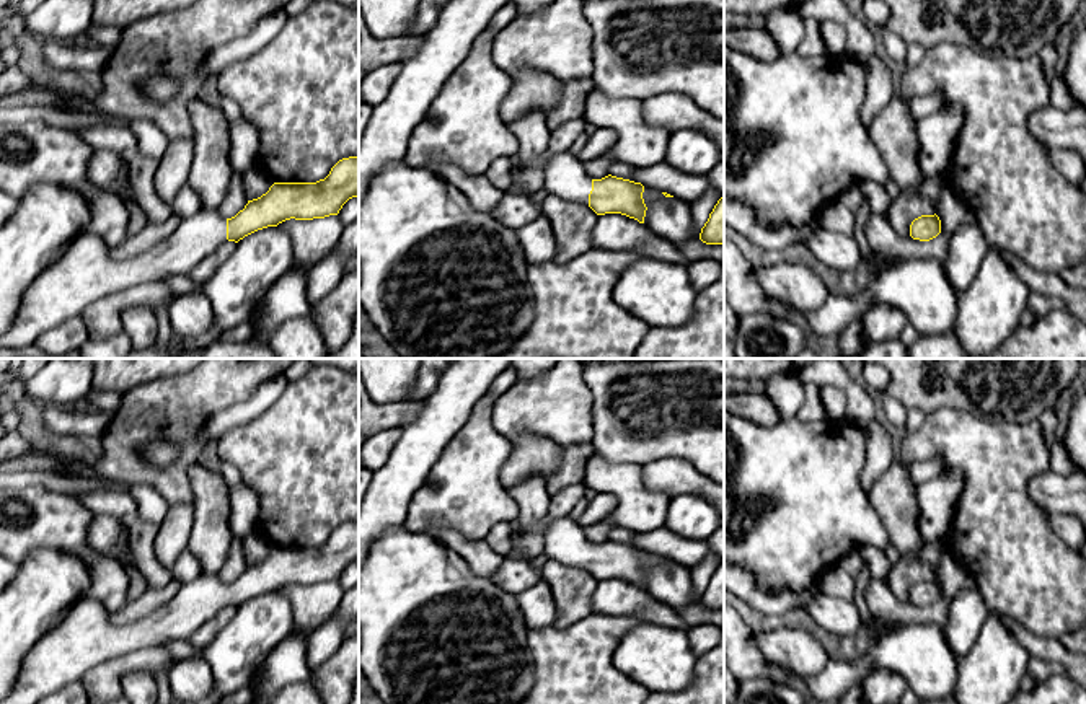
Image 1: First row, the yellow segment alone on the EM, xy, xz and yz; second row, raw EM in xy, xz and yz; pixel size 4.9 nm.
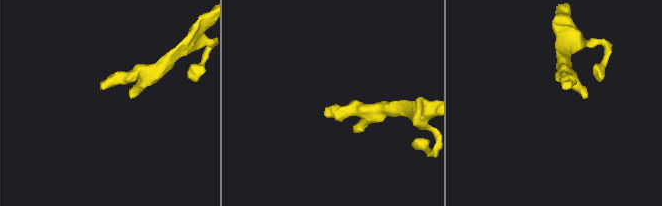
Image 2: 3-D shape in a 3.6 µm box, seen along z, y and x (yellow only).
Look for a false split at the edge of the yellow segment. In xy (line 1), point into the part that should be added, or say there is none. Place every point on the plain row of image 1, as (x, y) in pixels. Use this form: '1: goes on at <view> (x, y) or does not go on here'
1: goes on at xy (85, 638)

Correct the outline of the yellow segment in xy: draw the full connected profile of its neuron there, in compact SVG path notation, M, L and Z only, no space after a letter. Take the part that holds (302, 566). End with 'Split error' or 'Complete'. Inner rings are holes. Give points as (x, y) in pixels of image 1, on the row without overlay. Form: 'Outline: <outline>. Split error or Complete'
Outline: M359 521L339 525L329 539L316 548L274 548L266 559L248 565L232 583L225 583L219 575L201 575L181 585L178 593L150 616L130 624L113 624L111 613L103 603L85 596L26 653L10 694L0 704L38 704L51 693L82 680L99 663L147 647L165 647L170 640L188 640L227 605L238 608L258 595L277 592L290 583L313 585L338 580L352 562L359 562Z. Split error

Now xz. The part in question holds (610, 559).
Outline: M569 517L554 520L545 533L543 554L567 567L589 570L597 580L621 579L644 588L644 551L629 544L605 541L592 544L584 528Z. Split error

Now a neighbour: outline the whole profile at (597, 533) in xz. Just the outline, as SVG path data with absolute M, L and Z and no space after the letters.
M605 518L597 521L595 525L584 528L584 533L592 544L602 544L610 539L613 528L616 528L616 525Z

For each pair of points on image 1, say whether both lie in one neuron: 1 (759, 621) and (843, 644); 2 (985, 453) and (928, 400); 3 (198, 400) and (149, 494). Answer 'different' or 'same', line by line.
1: same
2: different
3: different

